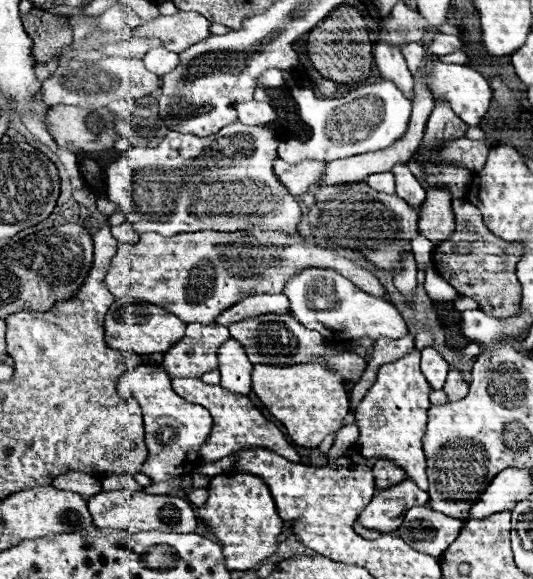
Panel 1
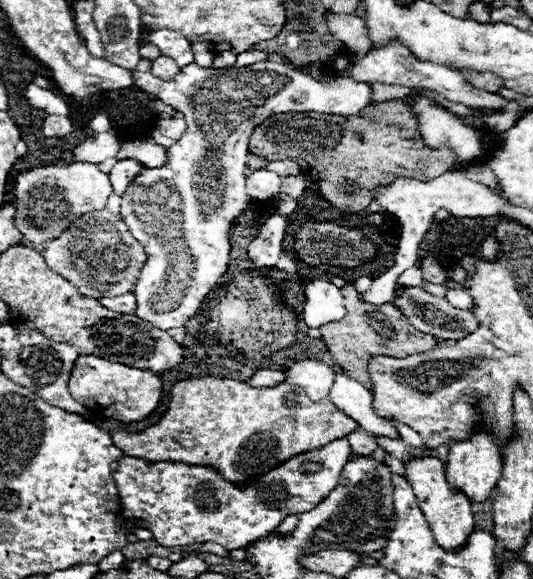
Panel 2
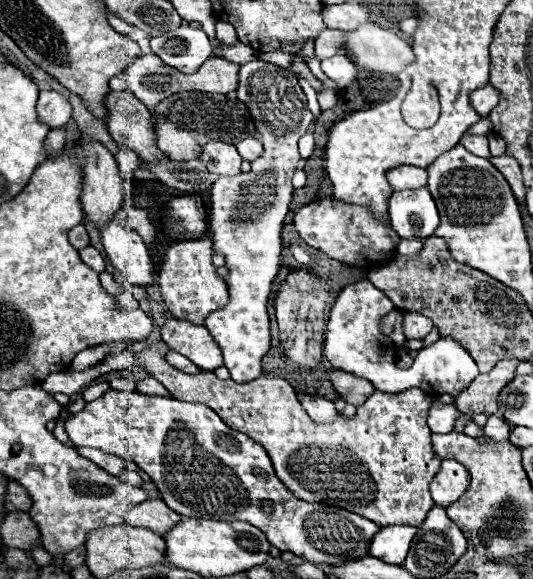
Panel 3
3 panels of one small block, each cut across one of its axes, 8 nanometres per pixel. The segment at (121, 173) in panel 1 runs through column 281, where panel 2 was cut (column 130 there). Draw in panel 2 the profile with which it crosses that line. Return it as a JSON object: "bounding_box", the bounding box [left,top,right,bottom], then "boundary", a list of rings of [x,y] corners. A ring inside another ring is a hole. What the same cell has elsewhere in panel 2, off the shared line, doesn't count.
{"bounding_box":[120,62,372,330],"boundary":[[[256,62],[244,68],[200,68],[198,64],[184,66],[172,80],[164,82],[150,72],[134,72],[138,88],[148,94],[164,96],[164,104],[186,104],[188,132],[182,140],[172,144],[166,152],[166,164],[162,168],[146,168],[130,182],[122,200],[120,216],[128,224],[132,236],[144,244],[148,262],[140,272],[134,296],[138,300],[136,316],[148,320],[160,330],[180,328],[194,318],[204,298],[214,290],[218,280],[228,272],[230,264],[230,228],[234,220],[250,208],[252,198],[246,194],[248,172],[248,136],[256,124],[262,124],[268,116],[280,112],[324,112],[350,116],[370,104],[372,88],[366,82],[354,82],[352,78],[338,78],[334,82],[318,82],[292,70],[286,64]]]}

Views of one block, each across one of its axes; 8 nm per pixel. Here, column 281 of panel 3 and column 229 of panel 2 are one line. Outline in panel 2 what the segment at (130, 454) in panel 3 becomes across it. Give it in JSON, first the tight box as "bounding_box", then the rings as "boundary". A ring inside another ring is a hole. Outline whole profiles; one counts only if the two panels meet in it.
{"bounding_box":[116,438,352,550],"boundary":[[[336,438],[324,448],[302,452],[282,462],[280,466],[248,480],[246,484],[228,482],[212,466],[196,466],[184,462],[148,462],[134,456],[124,456],[116,462],[116,484],[120,488],[120,500],[124,500],[124,516],[136,516],[148,524],[148,530],[154,534],[154,540],[162,546],[188,546],[196,544],[196,536],[208,536],[208,542],[218,542],[226,550],[244,548],[248,542],[274,532],[288,514],[308,512],[320,504],[338,484],[344,464],[348,462],[352,448],[348,438]]]}

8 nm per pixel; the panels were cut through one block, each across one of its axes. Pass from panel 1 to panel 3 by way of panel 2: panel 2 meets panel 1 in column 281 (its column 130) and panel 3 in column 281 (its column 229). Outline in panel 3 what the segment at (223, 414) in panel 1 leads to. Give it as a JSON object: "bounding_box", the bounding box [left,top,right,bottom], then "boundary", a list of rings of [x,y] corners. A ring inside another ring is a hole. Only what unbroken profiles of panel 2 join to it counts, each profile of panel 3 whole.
{"bounding_box":[40,346,442,526],"boundary":[[[146,346],[140,352],[132,348],[110,352],[102,362],[80,372],[64,372],[64,376],[48,376],[40,386],[56,394],[74,394],[90,380],[110,372],[126,370],[130,364],[144,368],[178,400],[200,402],[212,408],[230,428],[250,436],[262,444],[274,462],[278,478],[306,502],[334,502],[340,508],[356,512],[378,526],[386,524],[422,524],[426,512],[434,506],[428,484],[440,468],[442,458],[432,448],[430,430],[426,426],[432,398],[420,388],[388,394],[376,390],[358,408],[356,418],[344,420],[338,416],[328,426],[318,426],[310,420],[296,398],[294,388],[282,378],[260,376],[246,384],[220,380],[214,372],[186,374],[166,362],[166,356],[156,346]]]}

